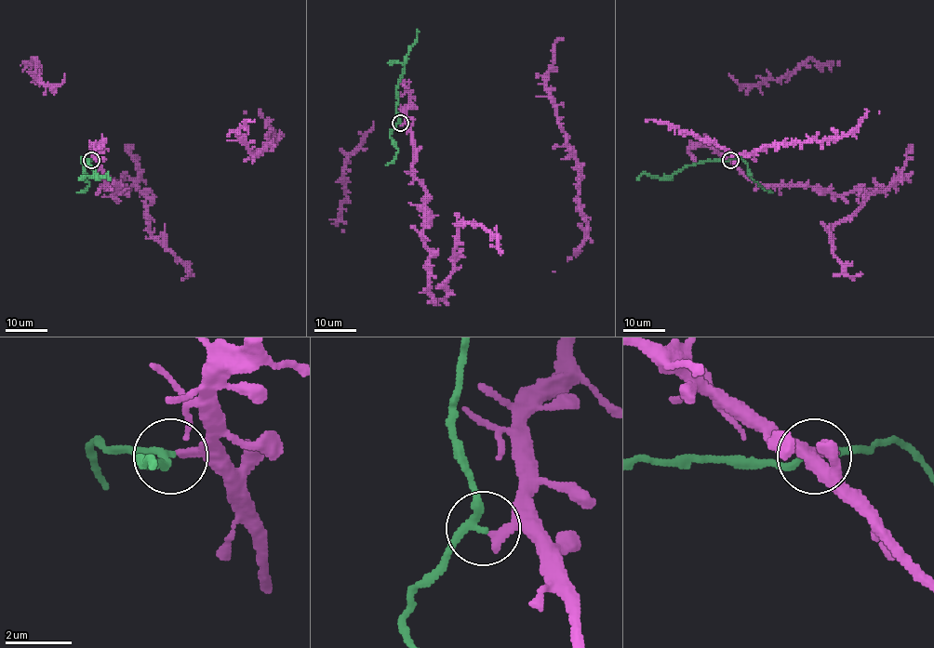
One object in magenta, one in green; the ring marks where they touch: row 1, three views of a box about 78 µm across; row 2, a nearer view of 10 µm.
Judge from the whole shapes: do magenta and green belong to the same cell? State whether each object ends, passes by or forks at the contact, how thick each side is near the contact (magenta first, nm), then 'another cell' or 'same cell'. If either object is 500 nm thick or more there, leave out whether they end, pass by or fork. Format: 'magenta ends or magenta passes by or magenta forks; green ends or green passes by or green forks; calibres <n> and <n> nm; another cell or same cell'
magenta ends; green passes by; calibres 280 and 190 nm; another cell

